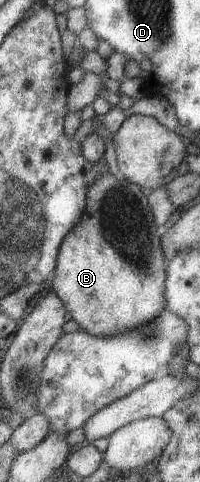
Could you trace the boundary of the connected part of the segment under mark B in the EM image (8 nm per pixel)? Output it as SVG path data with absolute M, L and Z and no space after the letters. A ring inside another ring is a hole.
M108 171L101 173L95 183L86 187L85 211L79 223L63 237L59 245L50 283L52 291L83 331L95 337L121 335L129 329L153 323L153 319L161 315L161 311L166 308L163 291L167 263L159 243L161 233L162 229L153 221L145 192L137 184L123 181L122 176L115 177Z

